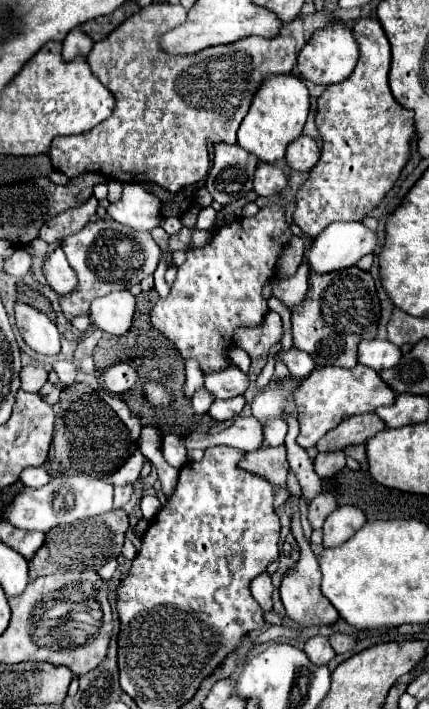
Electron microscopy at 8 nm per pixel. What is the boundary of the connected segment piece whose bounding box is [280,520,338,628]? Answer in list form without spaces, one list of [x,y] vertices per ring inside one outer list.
[[[292,520],[292,534],[298,538],[298,546],[300,546],[300,560],[296,562],[296,566],[286,572],[282,586],[280,586],[280,598],[282,604],[286,608],[286,616],[292,618],[294,622],[298,622],[302,628],[306,626],[332,626],[338,620],[338,612],[330,606],[328,598],[324,598],[324,594],[320,592],[320,568],[318,568],[318,560],[310,548],[310,542],[304,540],[302,536],[302,528],[300,528],[300,520]]]

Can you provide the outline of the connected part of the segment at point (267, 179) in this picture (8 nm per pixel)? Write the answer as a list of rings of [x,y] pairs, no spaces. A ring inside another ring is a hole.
[[[260,162],[254,174],[254,190],[258,196],[276,196],[284,190],[286,176],[284,172],[268,162]]]

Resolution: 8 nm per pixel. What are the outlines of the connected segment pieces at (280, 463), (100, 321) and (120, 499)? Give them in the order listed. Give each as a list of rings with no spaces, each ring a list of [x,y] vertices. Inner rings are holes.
[[[264,446],[256,452],[246,454],[240,460],[240,468],[244,468],[246,472],[254,472],[260,474],[262,478],[266,478],[270,484],[274,484],[276,488],[284,488],[286,486],[286,476],[288,476],[288,460],[286,460],[286,446]]]
[[[128,290],[110,292],[96,298],[90,306],[90,320],[96,328],[108,334],[126,334],[132,326],[136,300]]]
[[[128,484],[128,486],[116,486],[114,488],[114,508],[122,508],[130,500],[132,492],[134,492],[132,484]]]

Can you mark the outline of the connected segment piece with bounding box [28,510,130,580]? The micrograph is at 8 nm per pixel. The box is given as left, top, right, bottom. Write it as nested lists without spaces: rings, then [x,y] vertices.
[[[110,510],[106,514],[88,518],[86,522],[76,522],[70,526],[56,526],[46,534],[42,548],[28,562],[30,580],[50,574],[50,570],[98,570],[110,558],[118,558],[124,544],[124,532],[130,528],[124,510]]]

